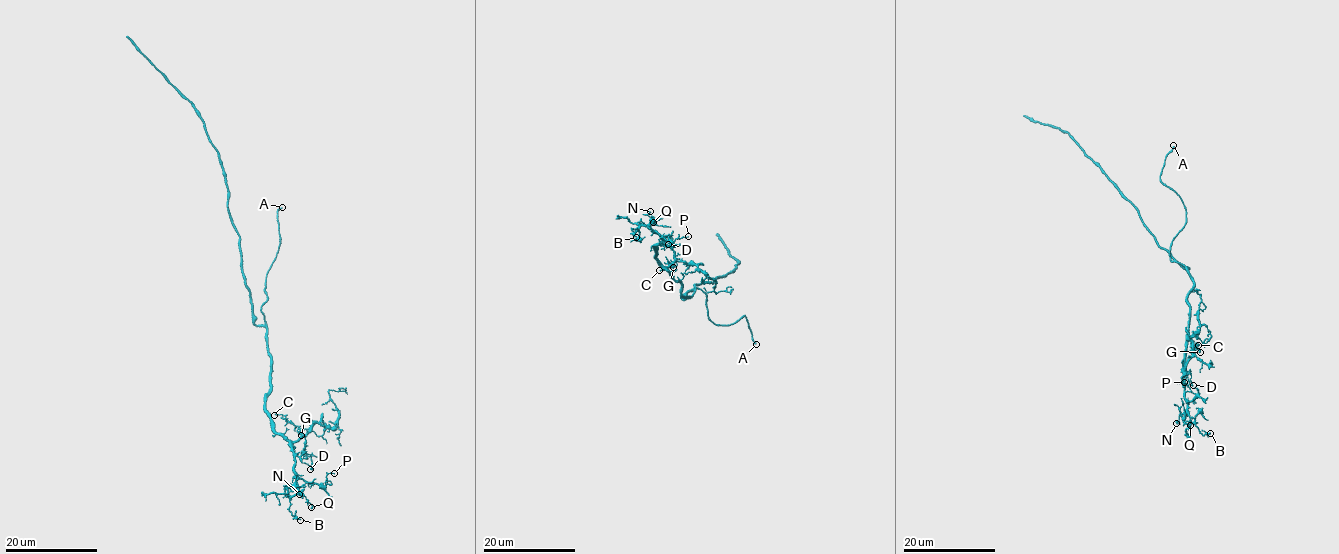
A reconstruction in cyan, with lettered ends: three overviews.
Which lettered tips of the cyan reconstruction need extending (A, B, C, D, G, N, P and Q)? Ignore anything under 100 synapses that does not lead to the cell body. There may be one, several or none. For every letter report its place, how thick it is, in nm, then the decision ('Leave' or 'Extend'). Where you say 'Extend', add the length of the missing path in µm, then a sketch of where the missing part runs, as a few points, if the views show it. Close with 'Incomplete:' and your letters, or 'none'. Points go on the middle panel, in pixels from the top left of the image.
A: Place: (756, 344). Thickness 170 nm. Extend. Missing length about 10 µm. Course of what is missing: (756, 344), (775, 363), (778, 359)
B: Place: (636, 237). Thickness 130 nm. Leave
C: Place: (659, 270). Thickness 110 nm. Leave
D: Place: (668, 244). Thickness 140 nm. Leave
G: Place: (673, 267). Thickness 100 nm. Leave
N: Place: (650, 211). Thickness 140 nm. Leave
P: Place: (688, 236). Thickness 80 nm. Leave
Q: Place: (653, 222). Thickness 120 nm. Leave
Incomplete: A

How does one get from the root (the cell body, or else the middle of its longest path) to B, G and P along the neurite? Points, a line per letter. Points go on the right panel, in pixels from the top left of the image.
B: (1171, 254), (1188, 269), (1193, 282), (1187, 298), (1189, 325), (1182, 370), (1188, 416), (1201, 434), (1210, 433)
G: (1171, 254), (1188, 269), (1193, 282), (1181, 368), (1184, 370), (1193, 348), (1200, 352)
P: (1171, 254), (1188, 269), (1193, 282), (1182, 370), (1185, 400), (1192, 400), (1194, 394), (1184, 382)

